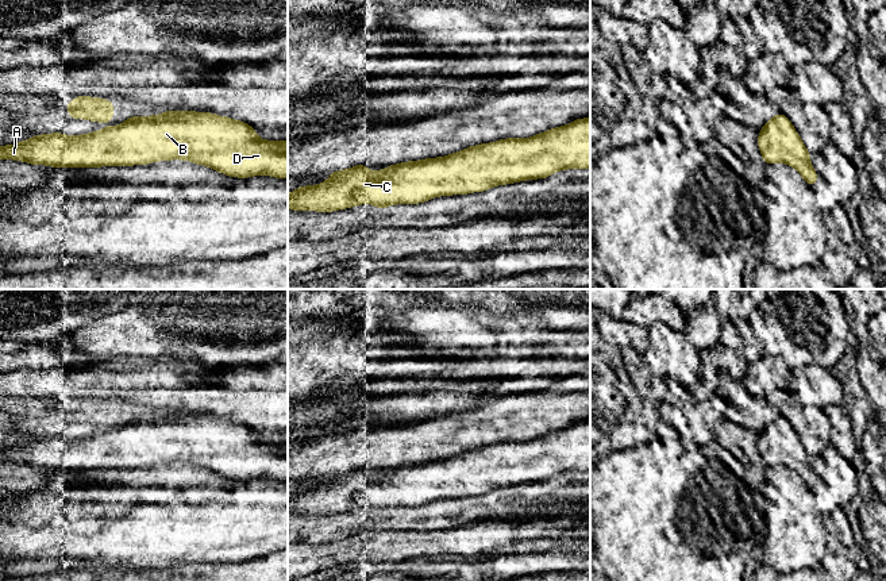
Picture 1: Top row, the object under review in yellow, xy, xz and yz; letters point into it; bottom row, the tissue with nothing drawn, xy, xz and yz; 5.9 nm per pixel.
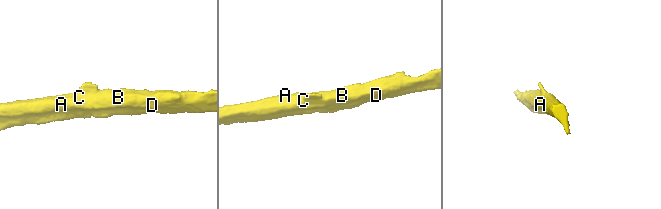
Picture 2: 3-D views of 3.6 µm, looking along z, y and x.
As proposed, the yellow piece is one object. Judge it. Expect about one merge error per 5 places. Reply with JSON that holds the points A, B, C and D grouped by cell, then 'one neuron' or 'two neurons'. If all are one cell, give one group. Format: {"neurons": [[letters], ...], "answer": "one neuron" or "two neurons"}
{"neurons": [["A", "B", "C", "D"]], "answer": "one neuron"}

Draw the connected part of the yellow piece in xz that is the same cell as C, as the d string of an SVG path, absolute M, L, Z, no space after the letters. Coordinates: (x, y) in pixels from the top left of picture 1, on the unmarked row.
M590 420L551 431L527 442L508 440L470 449L440 461L408 463L370 474L366 468L330 476L319 488L298 489L288 497L288 512L331 515L370 505L377 511L392 507L419 507L436 499L484 495L496 488L546 481L563 472L590 472Z

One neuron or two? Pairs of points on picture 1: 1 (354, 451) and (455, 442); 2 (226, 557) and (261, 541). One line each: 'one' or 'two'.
1: one
2: one

